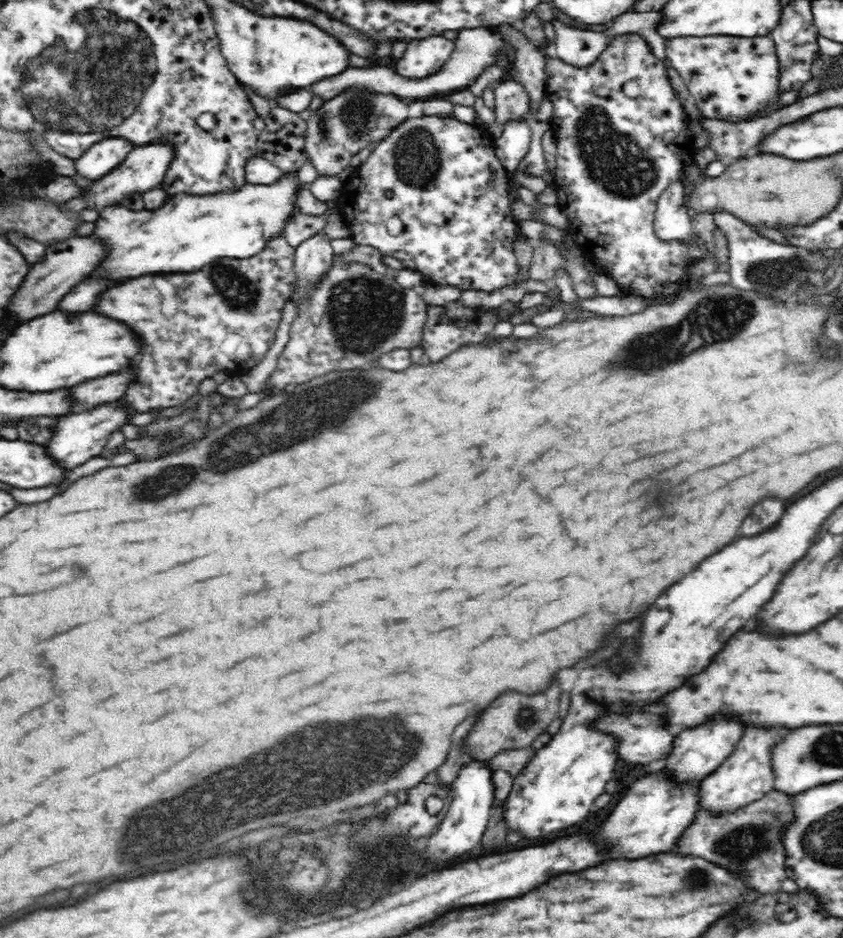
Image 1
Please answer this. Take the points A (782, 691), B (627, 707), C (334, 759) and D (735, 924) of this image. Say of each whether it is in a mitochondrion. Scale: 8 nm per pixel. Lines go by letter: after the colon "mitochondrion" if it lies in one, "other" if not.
A: other
B: other
C: mitochondrion
D: mitochondrion

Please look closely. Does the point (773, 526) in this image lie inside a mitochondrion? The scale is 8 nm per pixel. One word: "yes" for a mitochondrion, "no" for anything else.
no

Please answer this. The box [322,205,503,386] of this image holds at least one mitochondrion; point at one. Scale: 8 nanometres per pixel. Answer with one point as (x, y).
(362, 313)

